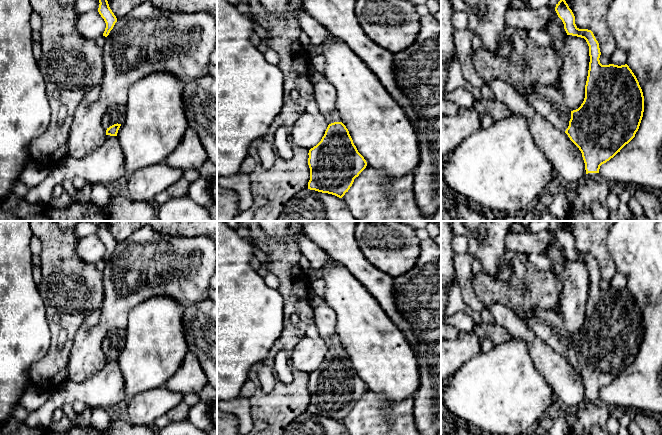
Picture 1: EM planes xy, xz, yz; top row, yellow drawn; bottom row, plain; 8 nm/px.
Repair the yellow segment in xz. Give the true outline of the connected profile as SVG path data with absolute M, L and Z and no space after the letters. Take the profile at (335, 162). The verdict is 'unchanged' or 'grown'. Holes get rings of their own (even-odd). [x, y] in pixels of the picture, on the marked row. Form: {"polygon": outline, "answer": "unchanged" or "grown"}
{"polygon": "M337 110L324 116L329 124L321 141L309 150L308 189L342 198L367 162L358 152Z", "answer": "grown"}

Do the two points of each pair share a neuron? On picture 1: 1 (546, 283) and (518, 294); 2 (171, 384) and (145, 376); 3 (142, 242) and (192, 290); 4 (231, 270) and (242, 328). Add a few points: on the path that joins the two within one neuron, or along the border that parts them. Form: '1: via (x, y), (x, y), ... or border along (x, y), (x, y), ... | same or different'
1: via (539, 289), (528, 289), (525, 291) | same
2: border along (181, 364), (164, 385) | different
3: via (154, 254), (180, 278) | same
4: via (231, 284), (231, 314) | same

